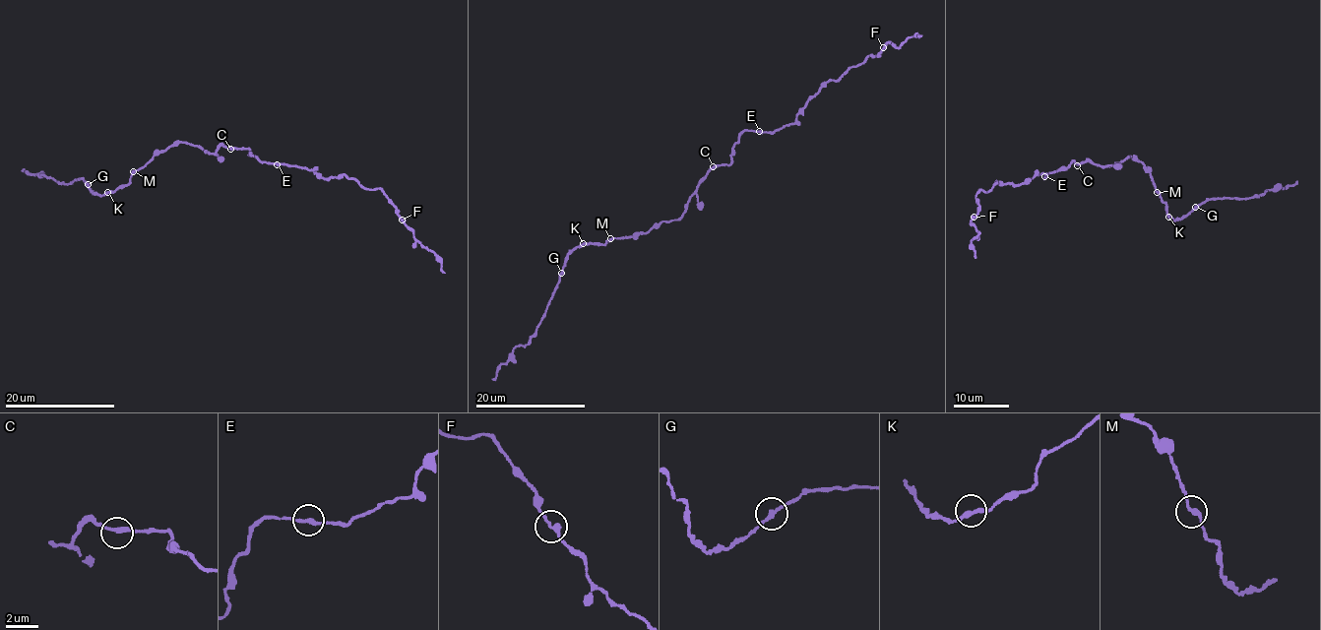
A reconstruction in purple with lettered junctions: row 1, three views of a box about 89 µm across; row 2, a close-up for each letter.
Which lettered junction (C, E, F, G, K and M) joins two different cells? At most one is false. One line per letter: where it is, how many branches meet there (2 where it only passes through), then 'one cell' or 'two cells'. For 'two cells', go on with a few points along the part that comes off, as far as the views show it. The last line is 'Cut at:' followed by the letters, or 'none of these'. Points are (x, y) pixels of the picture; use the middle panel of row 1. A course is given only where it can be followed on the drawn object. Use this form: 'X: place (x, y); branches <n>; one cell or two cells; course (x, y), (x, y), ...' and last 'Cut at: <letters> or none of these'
C: place (713, 166); branches 2; one cell
E: place (759, 131); branches 2; one cell
F: place (883, 47); branches 2; one cell
G: place (561, 273); branches 2; one cell
K: place (583, 243); branches 2; one cell
M: place (610, 238); branches 2; one cell
Cut at: none of these

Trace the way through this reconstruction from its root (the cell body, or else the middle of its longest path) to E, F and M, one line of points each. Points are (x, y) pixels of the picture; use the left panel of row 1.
E: (220, 146), (247, 149), (249, 154), (262, 161), (277, 164)
F: (220, 146), (247, 149), (262, 161), (312, 169), (326, 179), (344, 174), (365, 188), (380, 189), (402, 220)
M: (220, 146), (211, 154), (186, 143), (175, 142), (163, 151), (157, 151), (148, 162), (133, 171)

